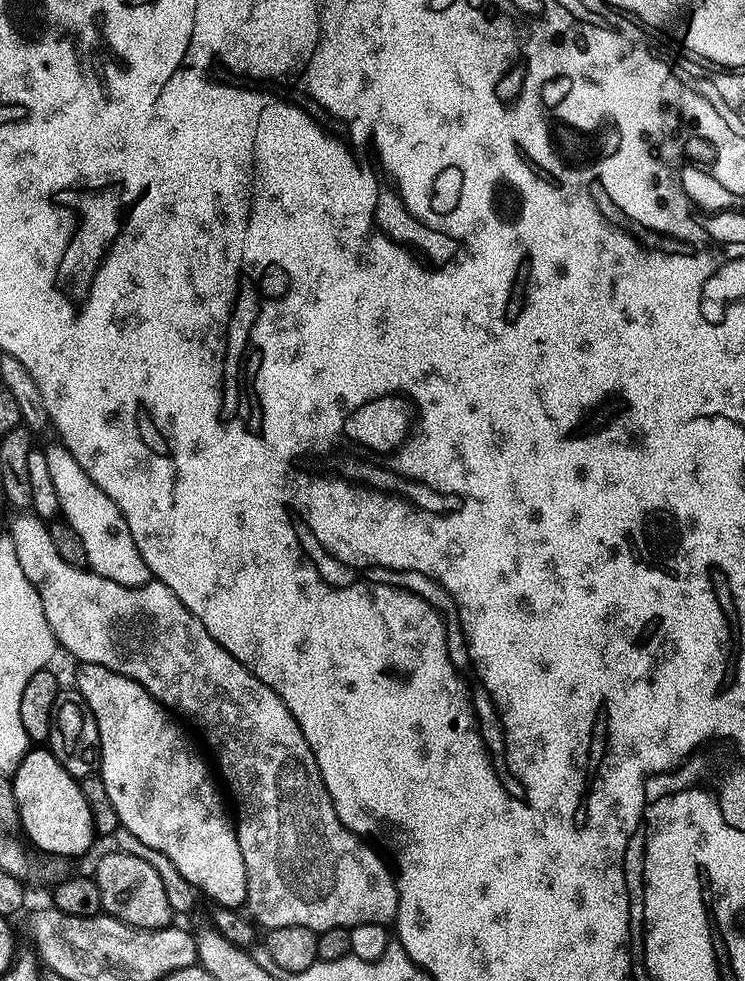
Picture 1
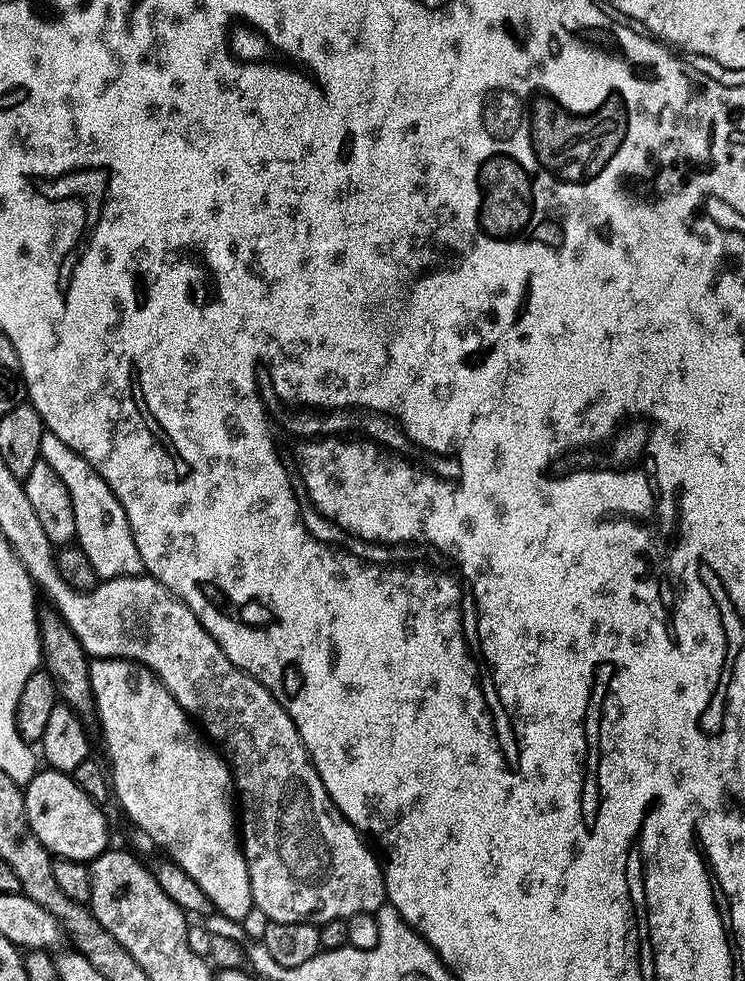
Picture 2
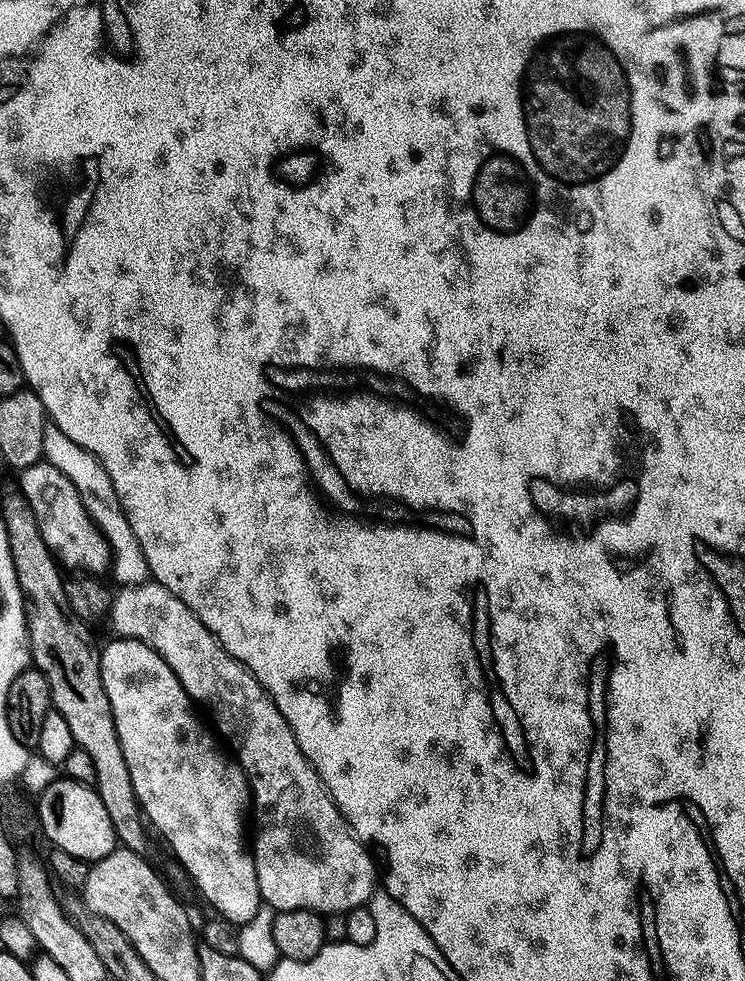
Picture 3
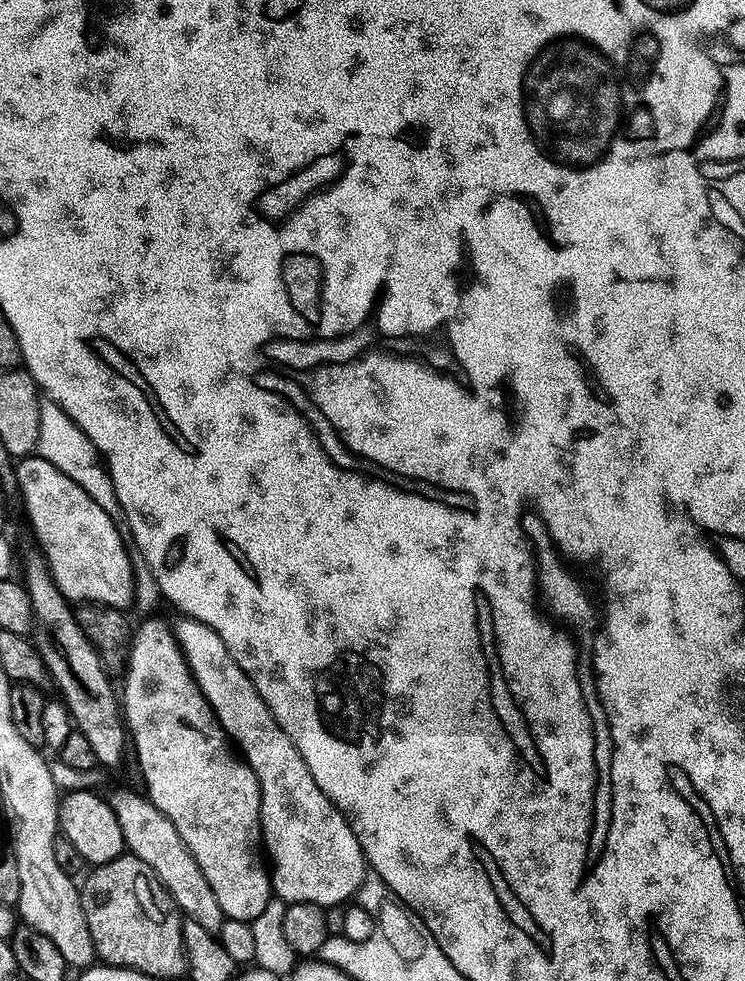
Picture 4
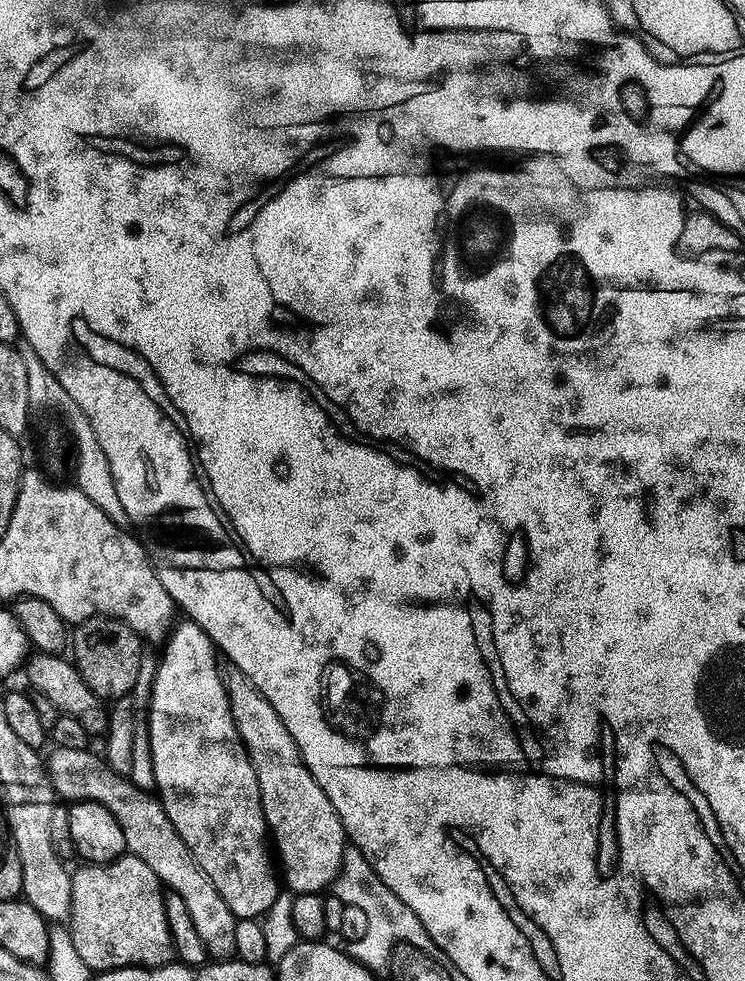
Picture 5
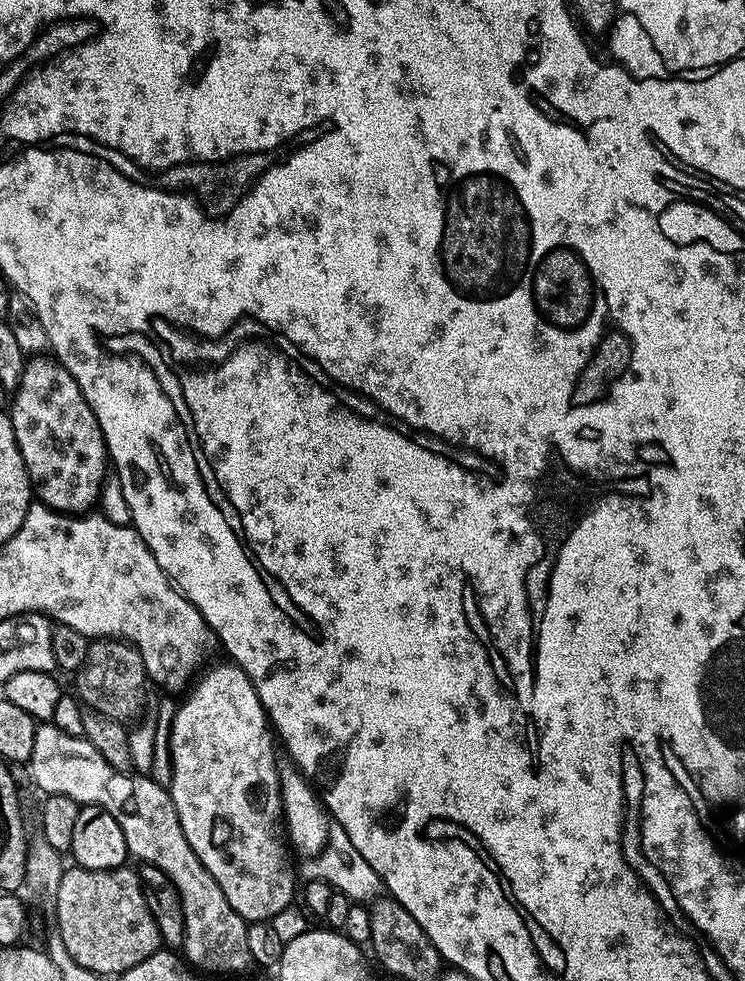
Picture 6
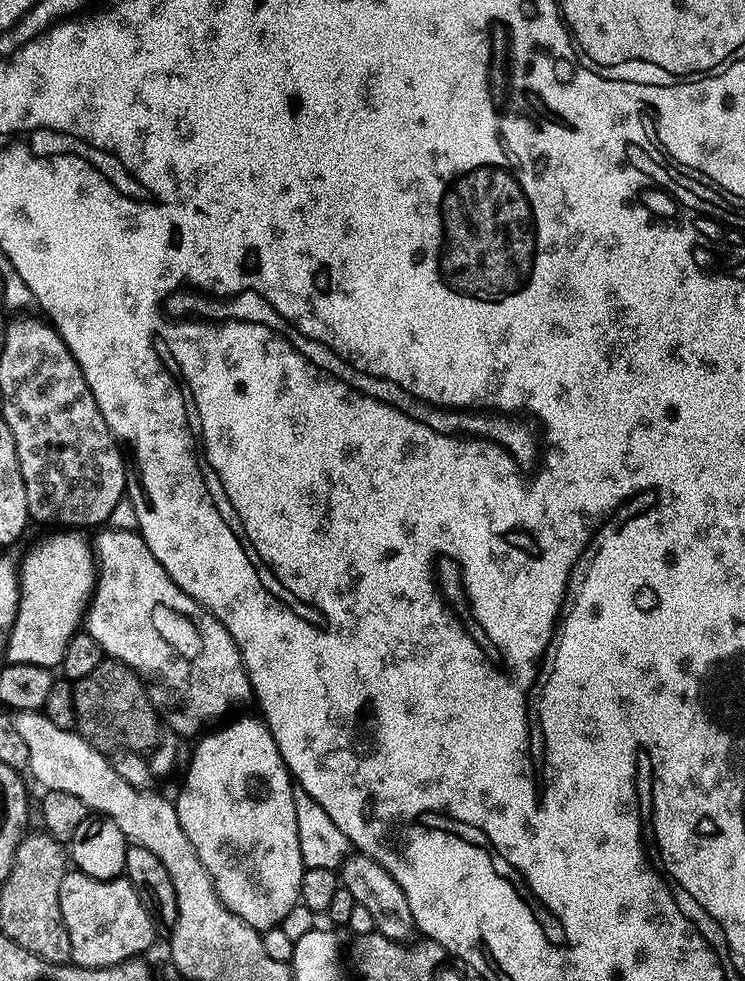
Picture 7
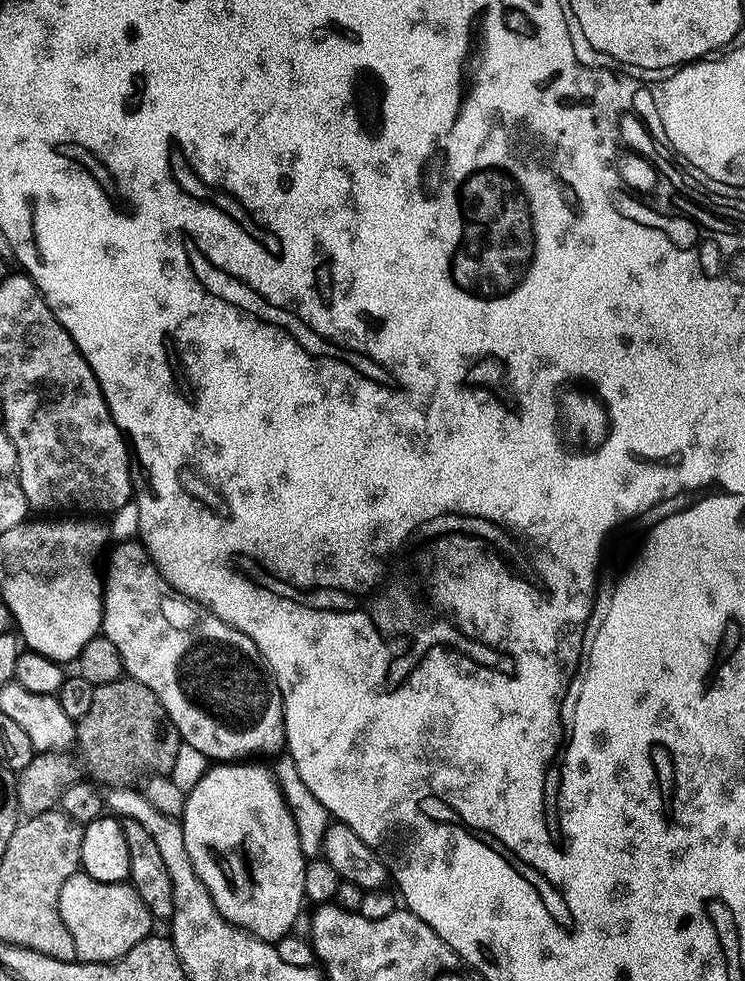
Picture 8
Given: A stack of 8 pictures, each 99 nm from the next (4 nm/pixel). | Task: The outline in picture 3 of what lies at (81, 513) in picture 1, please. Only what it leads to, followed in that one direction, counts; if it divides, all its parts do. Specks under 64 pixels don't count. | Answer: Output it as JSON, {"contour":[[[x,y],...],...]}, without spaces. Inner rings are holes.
{"contour":[[[51,422],[44,431],[42,446],[44,447],[43,459],[58,470],[62,470],[62,474],[66,474],[66,478],[70,478],[70,482],[74,482],[74,490],[78,490],[78,498],[82,502],[82,506],[88,511],[90,518],[106,538],[112,551],[110,576],[117,580],[117,585],[131,586],[149,583],[150,573],[146,554],[142,554],[142,546],[138,542],[138,538],[134,538],[134,530],[130,530],[130,522],[118,502],[118,494],[114,494],[114,482],[110,482],[110,474],[106,474],[102,462],[98,458],[94,458],[94,454],[82,450],[82,446],[78,446],[78,442],[66,438],[66,434],[62,434],[62,430],[58,430],[58,426]]]}

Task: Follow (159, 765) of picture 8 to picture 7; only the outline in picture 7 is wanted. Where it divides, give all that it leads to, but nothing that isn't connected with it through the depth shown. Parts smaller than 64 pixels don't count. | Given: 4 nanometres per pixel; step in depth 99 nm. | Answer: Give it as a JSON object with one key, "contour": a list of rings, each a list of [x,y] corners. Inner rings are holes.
{"contour":[[[105,658],[86,678],[75,681],[76,727],[99,752],[116,754],[121,750],[147,754],[161,743],[162,717],[150,698],[148,686],[132,668]]]}

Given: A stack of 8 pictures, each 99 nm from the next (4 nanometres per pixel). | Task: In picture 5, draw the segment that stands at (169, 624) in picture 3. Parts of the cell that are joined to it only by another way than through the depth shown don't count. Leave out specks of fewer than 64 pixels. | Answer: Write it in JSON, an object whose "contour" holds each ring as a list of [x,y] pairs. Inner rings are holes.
{"contour":[[[235,670],[229,673],[226,683],[230,710],[240,734],[240,742],[256,771],[264,821],[268,823],[274,841],[283,883],[293,893],[323,893],[331,889],[342,866],[346,847],[342,822],[334,806],[330,806],[330,798],[326,798],[322,786],[314,782],[314,774],[310,774],[294,738],[290,738],[290,730],[286,730],[274,706],[266,702],[264,695],[254,687],[250,678],[246,678],[246,674]]]}

